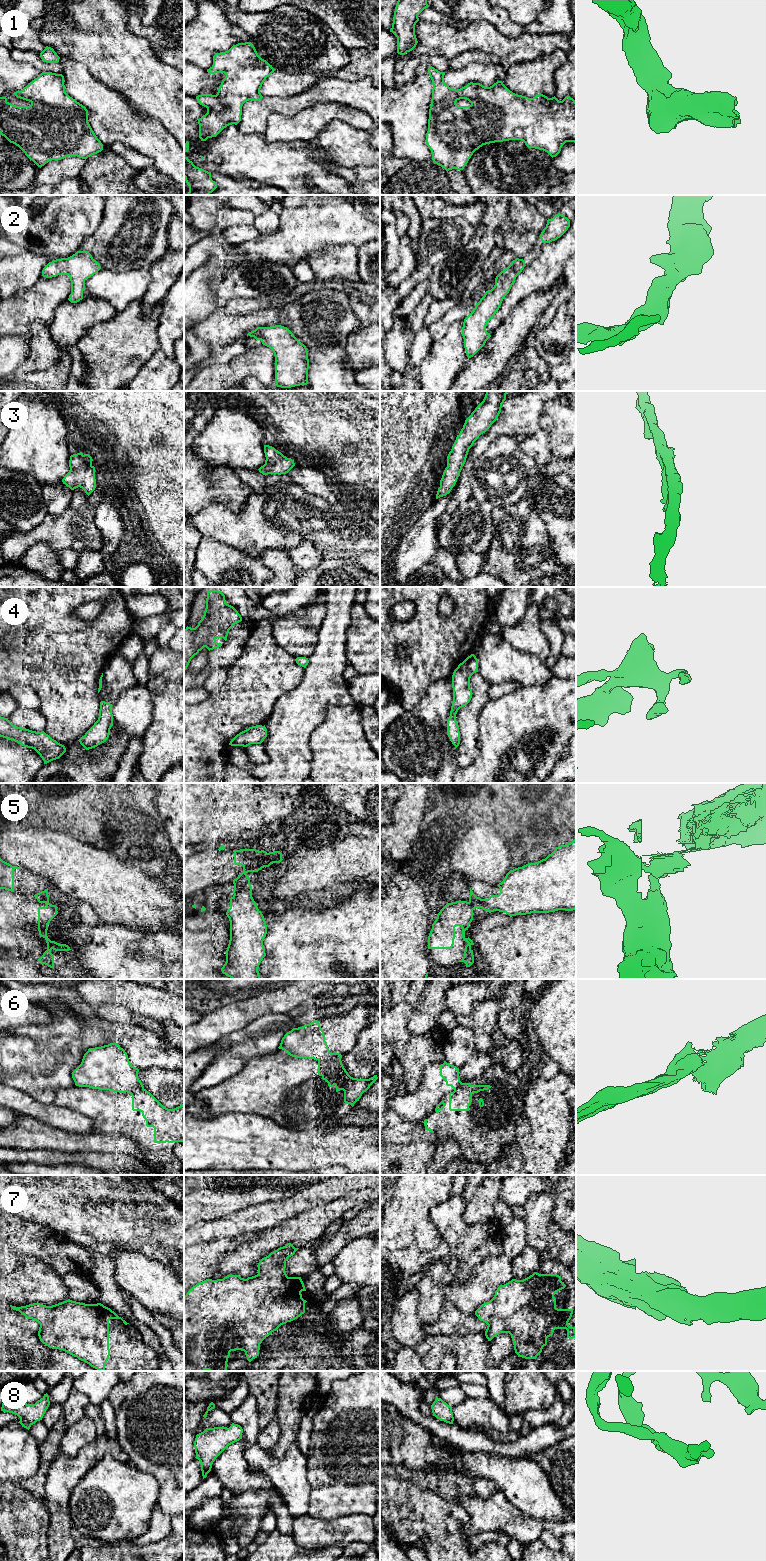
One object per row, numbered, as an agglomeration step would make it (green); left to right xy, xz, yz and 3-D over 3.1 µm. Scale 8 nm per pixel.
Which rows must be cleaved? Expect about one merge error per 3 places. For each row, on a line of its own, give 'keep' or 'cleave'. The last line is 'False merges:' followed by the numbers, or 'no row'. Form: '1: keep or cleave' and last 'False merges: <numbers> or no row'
1: keep
2: keep
3: keep
4: keep
5: cleave
6: cleave
7: keep
8: keep
False merges: 5, 6

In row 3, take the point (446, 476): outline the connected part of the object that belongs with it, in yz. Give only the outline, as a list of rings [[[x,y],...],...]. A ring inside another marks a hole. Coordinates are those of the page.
[[[486,391],[483,401],[465,420],[447,456],[447,467],[440,480],[436,499],[446,496],[455,486],[469,449],[479,436],[485,433],[497,420],[508,391]]]

